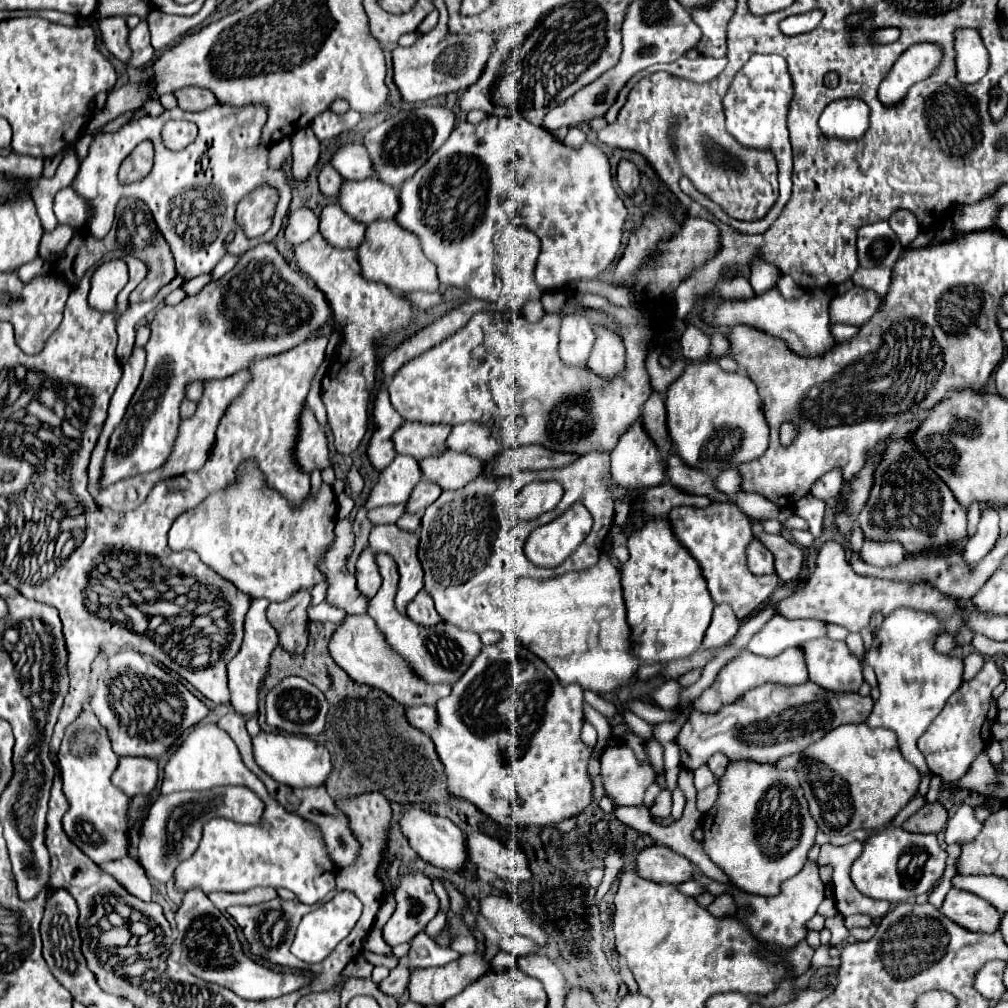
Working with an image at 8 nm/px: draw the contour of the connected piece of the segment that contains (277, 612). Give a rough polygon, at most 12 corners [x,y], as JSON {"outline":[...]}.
{"outline":[[309,590],[271,602],[267,620],[291,654],[307,646]]}

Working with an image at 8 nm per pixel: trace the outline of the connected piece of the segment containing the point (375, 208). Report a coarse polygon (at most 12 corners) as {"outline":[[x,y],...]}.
{"outline":[[375,178],[343,180],[337,202],[363,224],[395,218],[397,192]]}

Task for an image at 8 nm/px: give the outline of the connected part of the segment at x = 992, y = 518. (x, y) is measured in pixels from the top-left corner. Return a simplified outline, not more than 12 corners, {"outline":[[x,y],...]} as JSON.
{"outline":[[993,506],[981,512],[977,532],[963,556],[973,566],[999,536],[999,514]]}

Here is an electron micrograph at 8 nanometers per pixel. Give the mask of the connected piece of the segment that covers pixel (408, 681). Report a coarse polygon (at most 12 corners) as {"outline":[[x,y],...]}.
{"outline":[[347,616],[327,650],[353,682],[405,708],[435,706],[425,684],[365,616]]}

